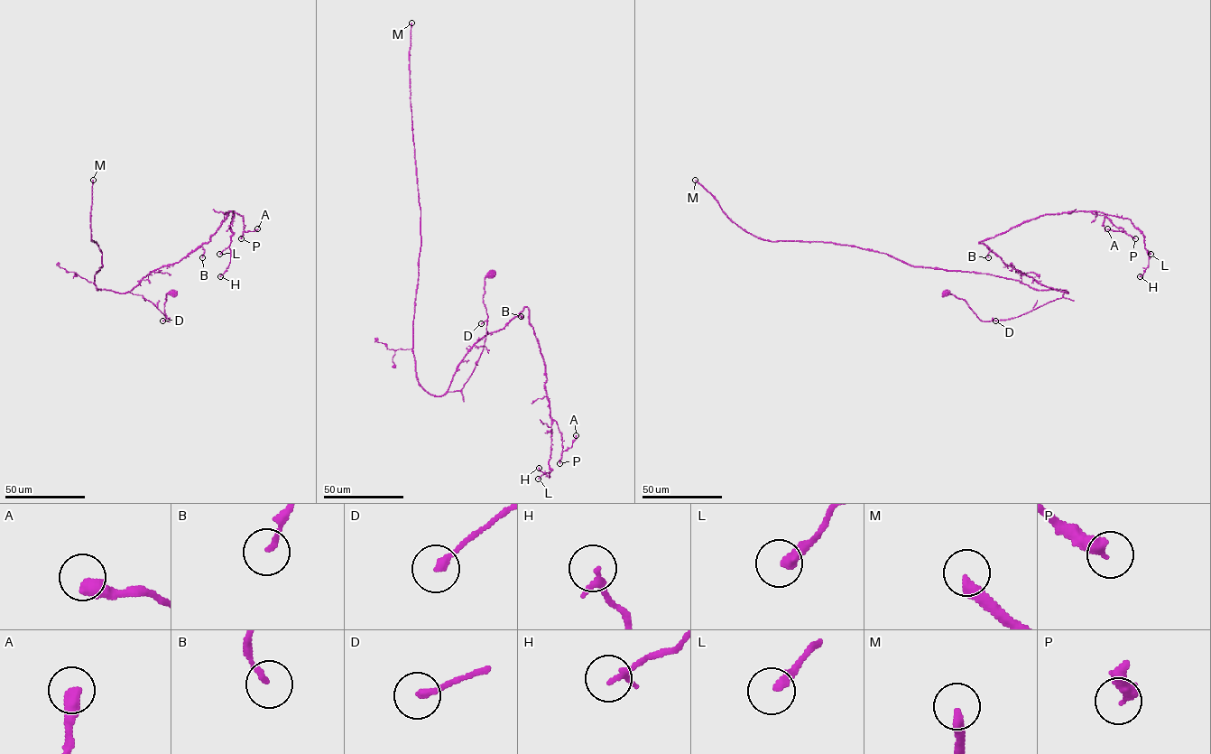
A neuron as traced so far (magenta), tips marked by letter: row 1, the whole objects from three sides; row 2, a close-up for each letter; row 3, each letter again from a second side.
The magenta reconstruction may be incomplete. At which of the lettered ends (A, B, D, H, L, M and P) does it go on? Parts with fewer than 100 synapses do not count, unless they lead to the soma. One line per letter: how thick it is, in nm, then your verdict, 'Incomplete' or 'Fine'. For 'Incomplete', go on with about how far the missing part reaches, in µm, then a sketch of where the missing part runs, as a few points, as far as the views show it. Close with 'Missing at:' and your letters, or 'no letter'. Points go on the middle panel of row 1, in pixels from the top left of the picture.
A: Thickness 440 nm. Fine
B: Thickness 150 nm. Fine
D: Thickness 220 nm. Fine
H: Thickness 200 nm. Fine
L: Thickness 320 nm. Fine
M: Thickness 320 nm. Incomplete. Missing length about 250 µm
P: Thickness 380 nm. Fine
Missing at: M

